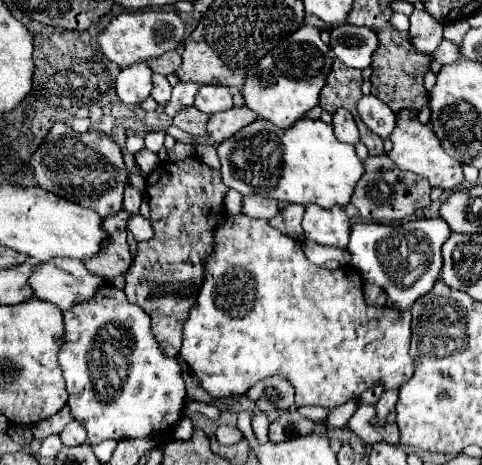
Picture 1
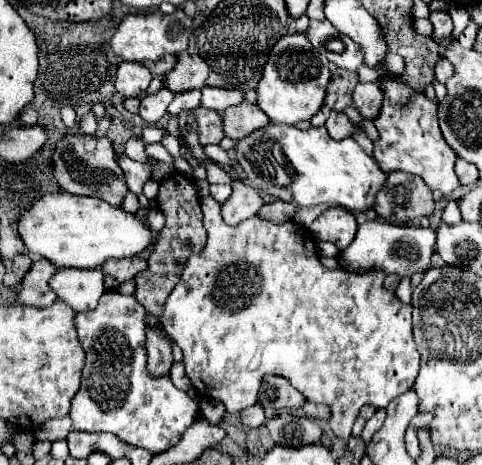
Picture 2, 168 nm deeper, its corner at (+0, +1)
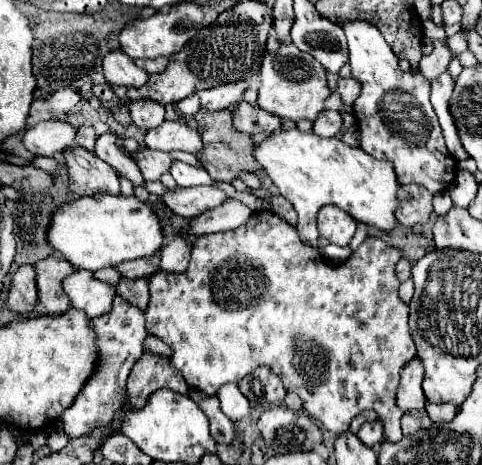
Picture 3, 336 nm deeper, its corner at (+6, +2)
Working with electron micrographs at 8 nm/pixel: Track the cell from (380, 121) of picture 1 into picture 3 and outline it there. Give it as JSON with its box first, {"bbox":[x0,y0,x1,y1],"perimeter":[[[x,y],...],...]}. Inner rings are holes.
{"bbox":[336,78,360,106],"perimeter":[[[338,78],[336,92],[340,94],[340,98],[346,106],[352,106],[360,94],[360,84],[354,78]]]}

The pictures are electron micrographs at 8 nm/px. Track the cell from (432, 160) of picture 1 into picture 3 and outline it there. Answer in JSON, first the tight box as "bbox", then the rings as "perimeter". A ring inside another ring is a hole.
{"bbox":[342,22,456,194],"perimeter":[[[346,22],[342,24],[346,38],[348,38],[348,48],[350,48],[350,68],[352,76],[360,82],[362,90],[360,96],[354,102],[354,116],[360,132],[360,148],[366,150],[370,156],[380,158],[380,160],[390,160],[394,164],[396,176],[400,184],[420,184],[432,194],[446,190],[454,176],[456,176],[456,160],[448,152],[444,144],[444,136],[438,124],[438,116],[430,104],[430,82],[420,74],[420,72],[402,72],[396,54],[388,46],[388,42],[382,38],[380,30],[370,24],[370,22]]]}

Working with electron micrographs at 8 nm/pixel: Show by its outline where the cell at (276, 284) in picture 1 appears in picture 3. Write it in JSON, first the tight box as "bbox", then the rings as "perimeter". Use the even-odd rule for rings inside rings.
{"bbox":[146,212,416,442],"perimeter":[[[256,212],[252,214],[252,218],[244,224],[244,226],[238,226],[236,230],[228,230],[228,232],[214,232],[214,234],[208,234],[208,236],[202,236],[196,240],[194,248],[192,248],[192,258],[190,258],[190,266],[186,272],[182,274],[166,274],[162,270],[158,270],[156,274],[152,274],[148,278],[148,284],[150,284],[150,302],[148,302],[148,308],[146,308],[146,328],[150,334],[158,336],[160,340],[164,340],[170,348],[172,348],[172,356],[168,358],[170,360],[170,366],[180,372],[186,380],[186,384],[190,388],[198,388],[202,392],[206,392],[208,396],[214,396],[216,390],[226,384],[226,382],[234,382],[238,384],[242,380],[242,376],[250,374],[256,366],[260,364],[266,364],[272,368],[274,374],[278,374],[284,382],[284,388],[288,392],[296,392],[300,398],[302,398],[302,406],[304,410],[314,416],[326,430],[334,432],[334,434],[342,434],[348,430],[352,418],[356,418],[360,414],[360,410],[376,410],[382,424],[384,424],[384,438],[390,440],[390,442],[398,442],[402,438],[402,430],[400,430],[400,418],[402,418],[402,410],[396,406],[396,388],[398,388],[398,382],[400,382],[400,370],[402,366],[412,358],[416,356],[416,346],[412,342],[412,336],[410,336],[410,328],[408,328],[408,304],[404,304],[400,298],[398,298],[398,278],[396,278],[396,264],[398,260],[404,256],[402,248],[398,246],[392,246],[380,238],[366,238],[362,242],[362,246],[352,252],[352,256],[348,258],[348,262],[342,262],[340,266],[332,266],[328,262],[324,262],[324,256],[304,244],[296,232],[296,228],[292,228],[288,222],[284,222],[280,216],[272,214],[272,212]]]}

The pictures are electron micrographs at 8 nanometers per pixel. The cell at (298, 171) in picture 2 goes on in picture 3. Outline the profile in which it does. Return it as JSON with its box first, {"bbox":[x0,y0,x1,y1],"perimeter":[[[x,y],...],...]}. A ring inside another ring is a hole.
{"bbox":[254,130,400,248],"perimeter":[[[278,130],[260,144],[256,144],[254,158],[278,186],[280,194],[292,202],[298,212],[296,230],[302,242],[318,248],[316,214],[322,206],[334,204],[346,210],[356,222],[374,226],[382,232],[392,232],[398,224],[394,212],[398,208],[396,192],[400,182],[394,166],[388,160],[378,160],[366,154],[362,148],[352,148],[336,138],[320,138],[314,132]]]}

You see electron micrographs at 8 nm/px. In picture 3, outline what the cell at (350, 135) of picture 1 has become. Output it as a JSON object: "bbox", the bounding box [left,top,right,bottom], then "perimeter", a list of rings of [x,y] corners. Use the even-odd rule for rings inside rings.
{"bbox":[312,110,342,138],"perimeter":[[[324,110],[324,112],[318,114],[312,132],[318,134],[318,136],[324,136],[324,138],[330,138],[330,136],[334,136],[340,130],[340,126],[342,126],[340,112],[336,112],[336,110]]]}

